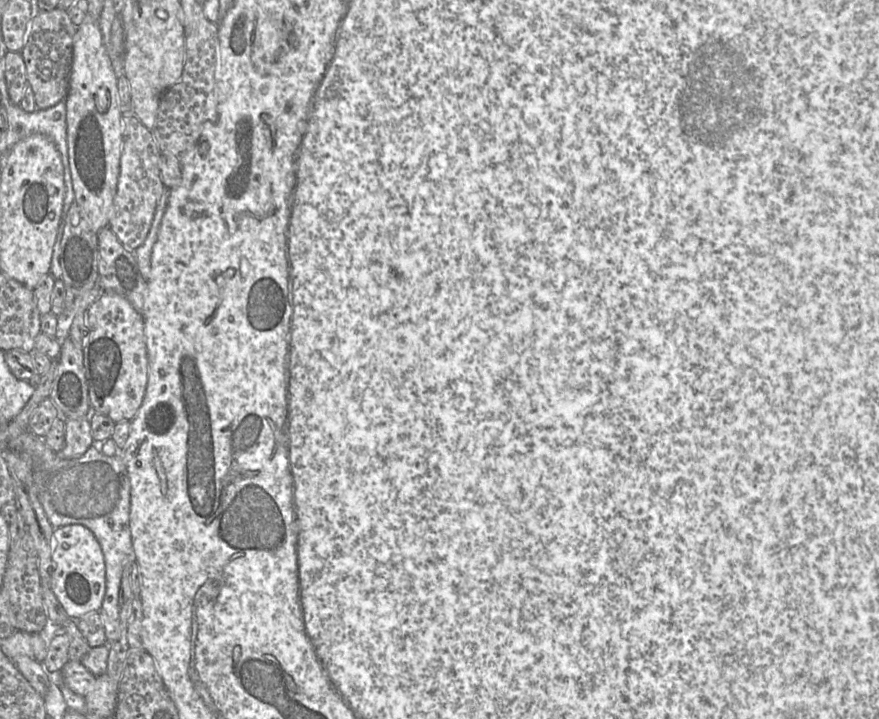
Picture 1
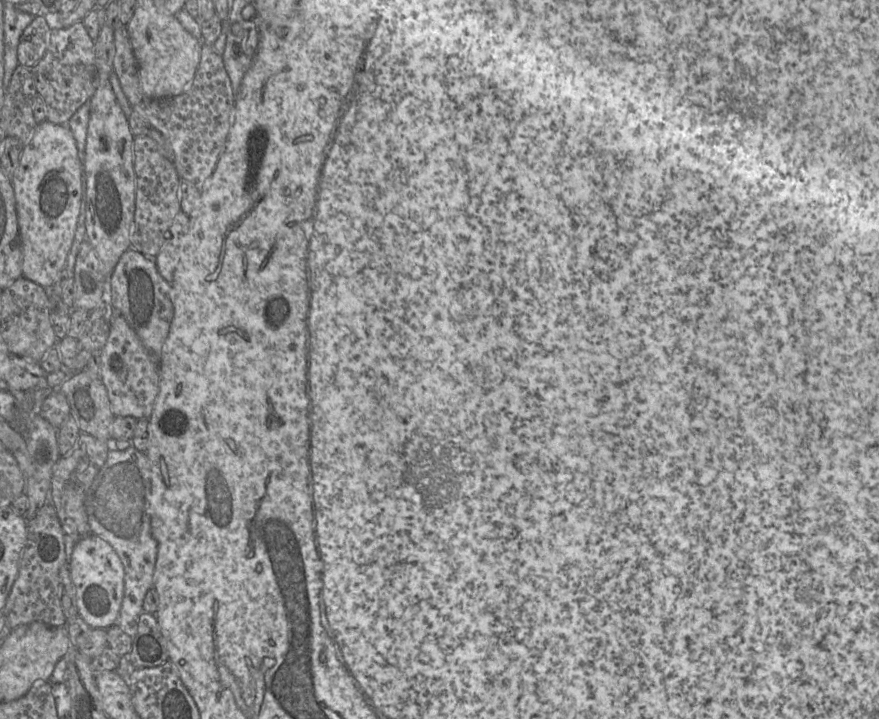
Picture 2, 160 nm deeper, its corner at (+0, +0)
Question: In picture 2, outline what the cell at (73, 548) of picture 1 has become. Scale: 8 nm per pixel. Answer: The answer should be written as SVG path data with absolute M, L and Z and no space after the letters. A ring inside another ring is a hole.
M88 534L79 539L68 558L79 616L90 626L107 629L115 625L124 597L124 566L114 548L103 538Z

